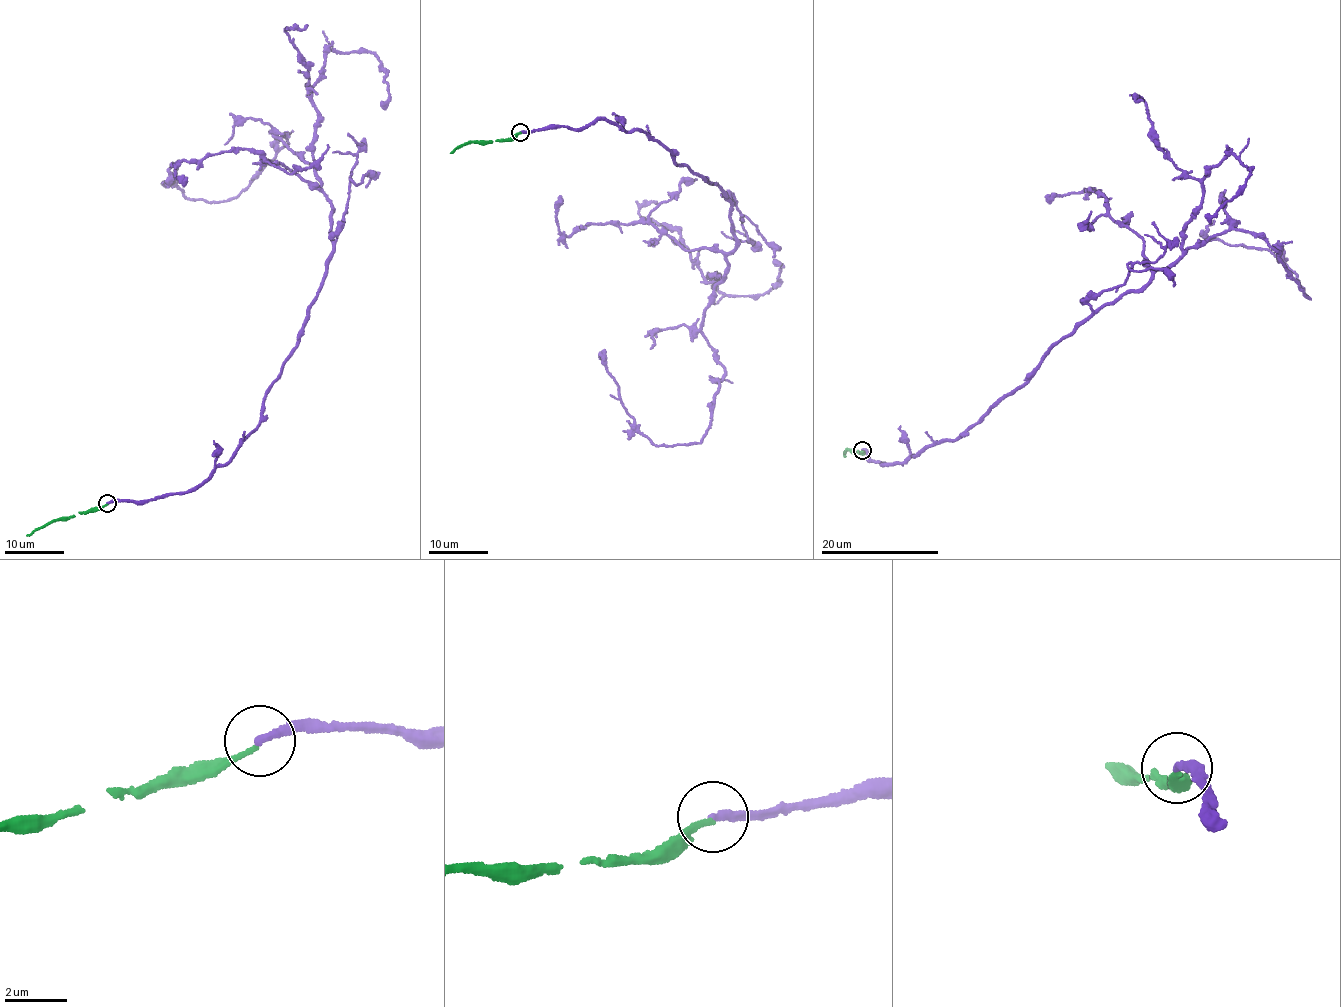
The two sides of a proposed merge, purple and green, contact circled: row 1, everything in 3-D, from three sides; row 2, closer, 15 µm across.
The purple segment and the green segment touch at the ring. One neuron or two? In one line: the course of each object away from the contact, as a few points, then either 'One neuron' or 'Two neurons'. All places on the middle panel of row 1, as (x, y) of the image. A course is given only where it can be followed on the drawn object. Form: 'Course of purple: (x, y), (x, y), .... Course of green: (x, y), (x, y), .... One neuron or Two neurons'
Course of purple: (520, 132), (640, 130), (732, 205), (737, 246), (701, 330), (724, 374), (699, 443), (656, 446), (605, 360). Course of green: (520, 132), (513, 138), (457, 145), (450, 152). Two neurons

